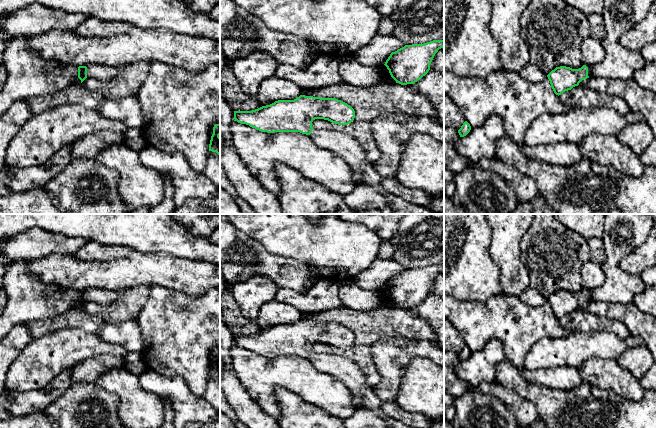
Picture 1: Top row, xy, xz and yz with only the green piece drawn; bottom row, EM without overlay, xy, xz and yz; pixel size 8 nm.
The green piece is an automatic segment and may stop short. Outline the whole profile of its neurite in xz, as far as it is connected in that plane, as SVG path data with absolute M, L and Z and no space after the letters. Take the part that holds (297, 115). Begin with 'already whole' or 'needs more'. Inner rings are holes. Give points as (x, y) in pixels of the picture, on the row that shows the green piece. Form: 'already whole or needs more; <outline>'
needs more; M305 95L294 100L278 100L252 111L234 111L234 121L261 132L300 132L309 135L319 147L341 156L352 169L359 171L364 183L387 199L393 214L436 214L429 208L411 204L385 191L381 185L382 177L368 161L357 140L337 131L320 131L312 127L315 119L348 125L354 118L354 109L341 100Z

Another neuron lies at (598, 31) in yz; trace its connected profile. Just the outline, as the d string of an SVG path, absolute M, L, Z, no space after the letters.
M602 14L587 15L587 19L591 26L591 35L603 41L606 38L606 29L603 26Z

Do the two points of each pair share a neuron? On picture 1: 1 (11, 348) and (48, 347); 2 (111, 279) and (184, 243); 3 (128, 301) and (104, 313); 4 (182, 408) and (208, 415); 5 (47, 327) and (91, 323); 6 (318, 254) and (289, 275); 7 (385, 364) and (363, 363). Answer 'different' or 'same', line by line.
1: different
2: different
3: same
4: same
5: same
6: different
7: different

